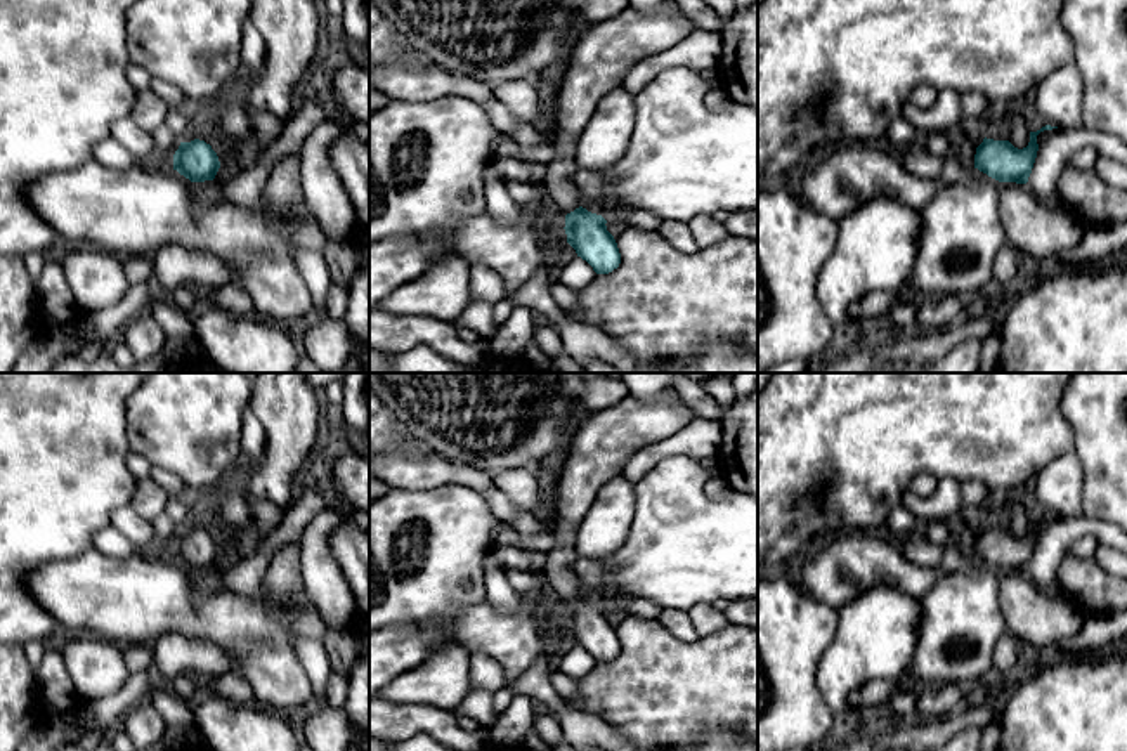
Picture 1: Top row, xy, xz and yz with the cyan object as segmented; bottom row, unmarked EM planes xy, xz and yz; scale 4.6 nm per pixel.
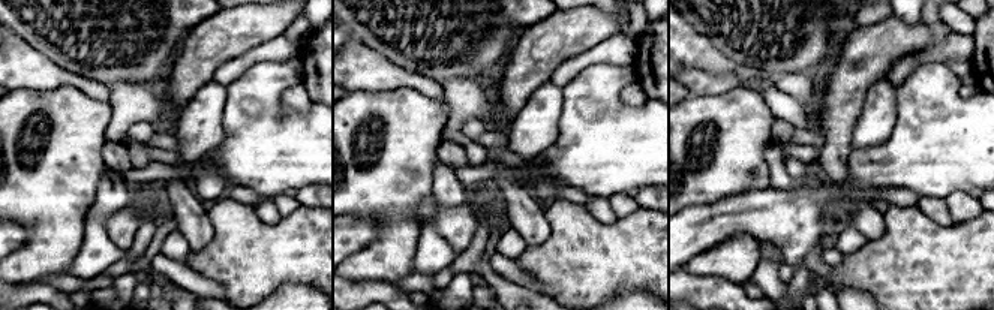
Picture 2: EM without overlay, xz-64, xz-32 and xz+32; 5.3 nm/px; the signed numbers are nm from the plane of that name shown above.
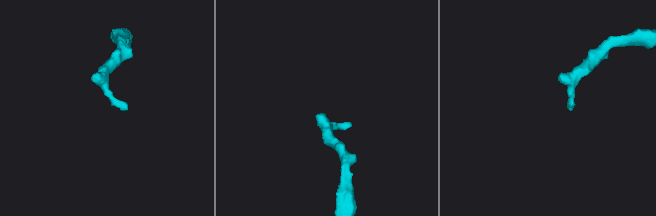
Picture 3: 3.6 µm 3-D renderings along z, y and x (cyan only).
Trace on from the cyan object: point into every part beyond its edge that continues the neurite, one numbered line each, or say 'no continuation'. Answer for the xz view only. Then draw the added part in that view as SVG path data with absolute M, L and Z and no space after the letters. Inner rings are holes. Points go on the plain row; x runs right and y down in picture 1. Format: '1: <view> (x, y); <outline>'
1: xz (599, 450); M664 390L648 401L628 395L616 406L590 413L570 434L544 520L557 539L543 569L555 598L567 604L579 597L581 584L572 571L579 557L577 531L600 487L621 475L636 451L674 435L695 418L680 395Z

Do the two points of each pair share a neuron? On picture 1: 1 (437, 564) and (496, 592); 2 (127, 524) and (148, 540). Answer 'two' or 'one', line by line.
1: two
2: one

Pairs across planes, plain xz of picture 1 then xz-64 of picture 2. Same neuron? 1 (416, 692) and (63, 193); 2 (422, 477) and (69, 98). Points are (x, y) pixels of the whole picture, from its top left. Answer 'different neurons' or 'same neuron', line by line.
1: same neuron
2: different neurons

